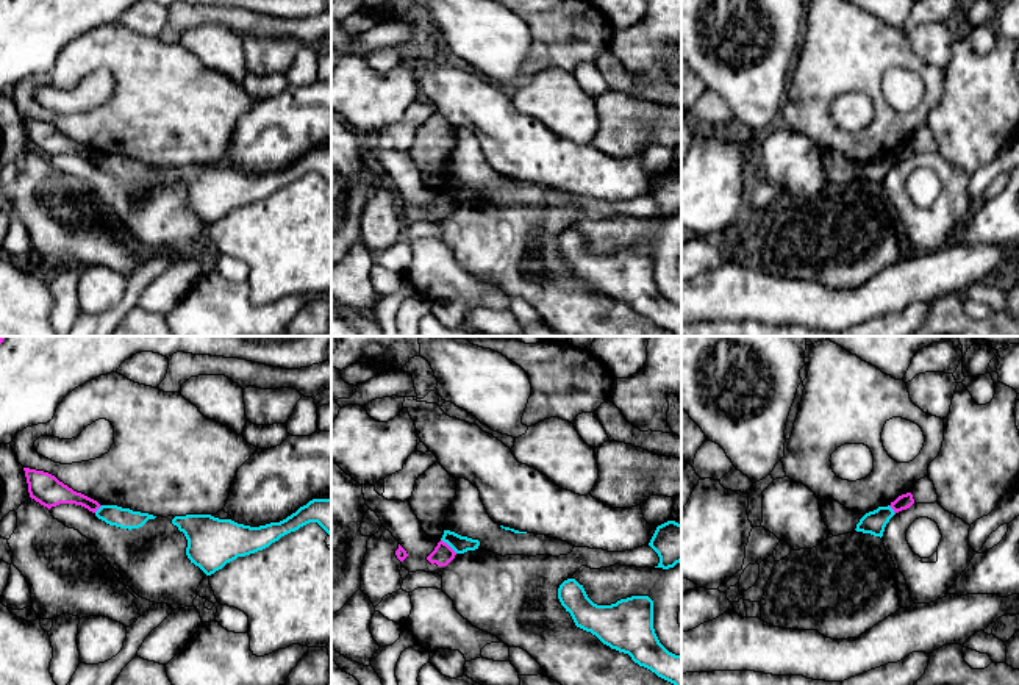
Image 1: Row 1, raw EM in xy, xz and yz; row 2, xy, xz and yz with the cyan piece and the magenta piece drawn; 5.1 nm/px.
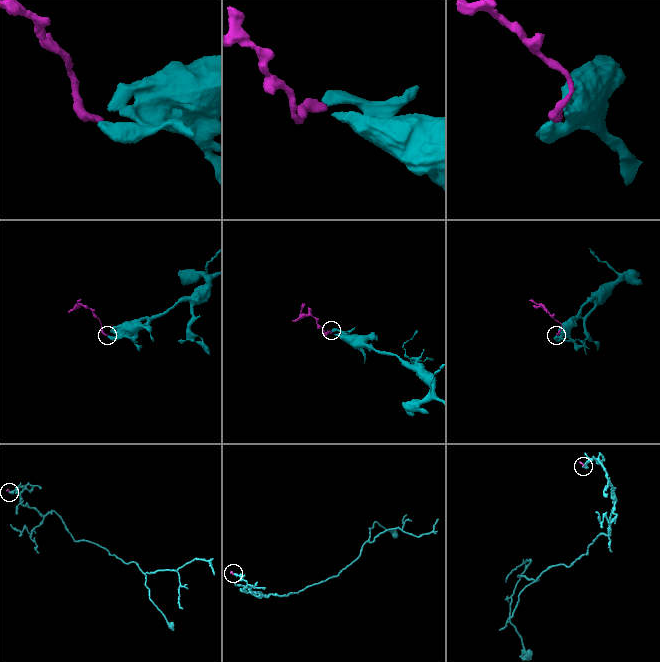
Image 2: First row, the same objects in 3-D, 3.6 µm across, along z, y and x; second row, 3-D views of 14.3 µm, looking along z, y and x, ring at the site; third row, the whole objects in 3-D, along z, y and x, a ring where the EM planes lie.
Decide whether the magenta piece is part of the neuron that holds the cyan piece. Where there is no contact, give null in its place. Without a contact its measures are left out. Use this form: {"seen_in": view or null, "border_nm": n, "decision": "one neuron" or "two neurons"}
{"seen_in": "xz", "border_nm": 120, "decision": "two neurons"}

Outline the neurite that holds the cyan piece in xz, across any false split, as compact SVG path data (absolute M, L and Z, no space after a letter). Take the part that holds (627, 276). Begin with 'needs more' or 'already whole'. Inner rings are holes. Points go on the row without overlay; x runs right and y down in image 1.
already whole; M575 228L564 230L558 249L577 277L591 282L603 294L628 303L635 313L681 336L681 305L669 302L653 278L653 250L631 246L611 255L594 253Z

